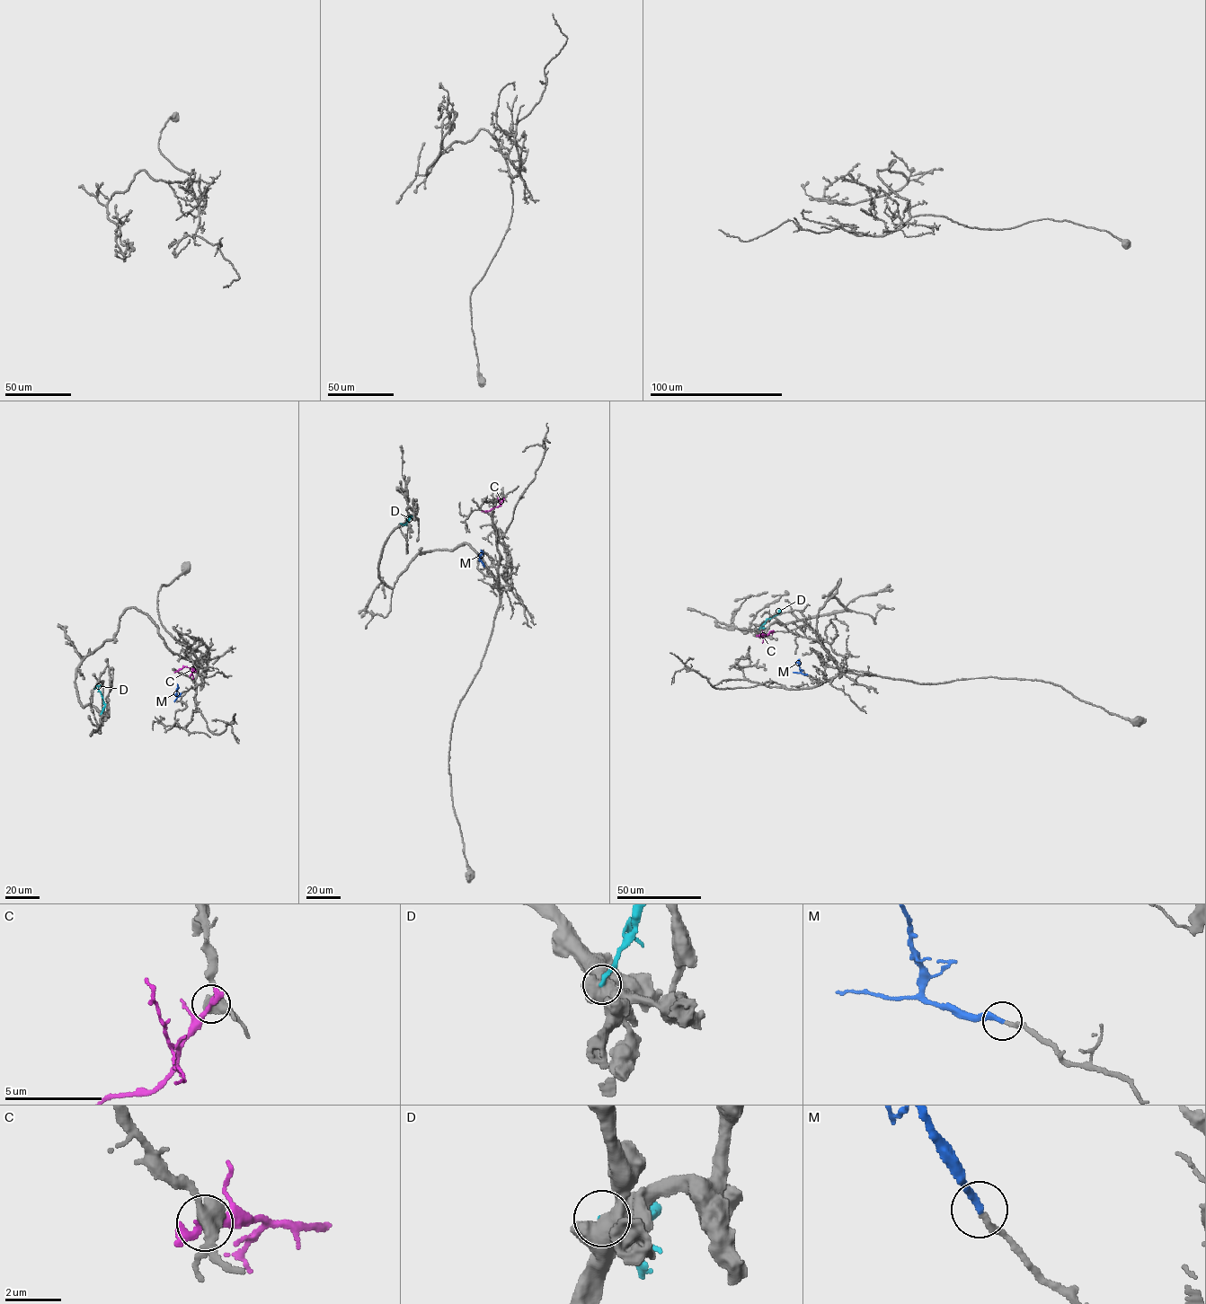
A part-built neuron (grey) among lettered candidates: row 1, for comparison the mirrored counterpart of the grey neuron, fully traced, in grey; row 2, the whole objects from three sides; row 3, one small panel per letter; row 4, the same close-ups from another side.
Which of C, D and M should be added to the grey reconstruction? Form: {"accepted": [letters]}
{"accepted": ["M"]}

